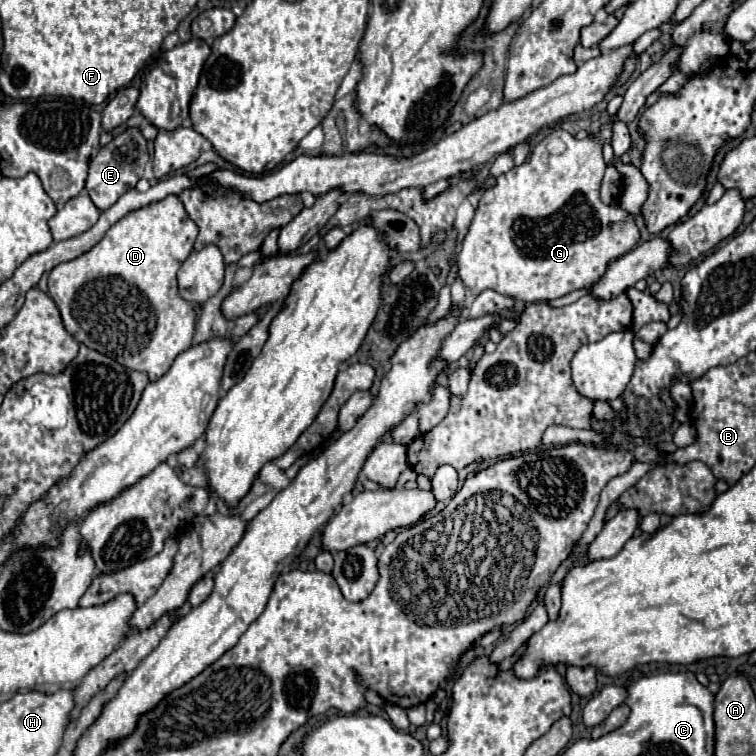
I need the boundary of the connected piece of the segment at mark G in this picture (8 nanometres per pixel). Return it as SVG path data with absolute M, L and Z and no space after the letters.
M557 127L535 145L529 161L497 177L497 185L483 193L463 241L463 251L457 255L459 277L473 295L493 289L525 303L557 299L589 287L605 273L611 261L629 253L637 245L639 229L631 213L615 205L605 205L599 199L599 187L607 167L601 147L609 141L611 127L603 127L601 133L585 139L575 139L571 133Z

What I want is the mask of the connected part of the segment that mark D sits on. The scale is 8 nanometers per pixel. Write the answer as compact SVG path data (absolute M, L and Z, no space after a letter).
M175 195L125 215L91 251L57 265L49 273L49 295L61 311L67 333L89 349L109 355L123 367L145 371L151 381L165 375L175 357L191 347L195 333L193 303L185 301L177 287L177 271L193 251L195 239L197 225L189 219L185 207L181 207L179 197Z

